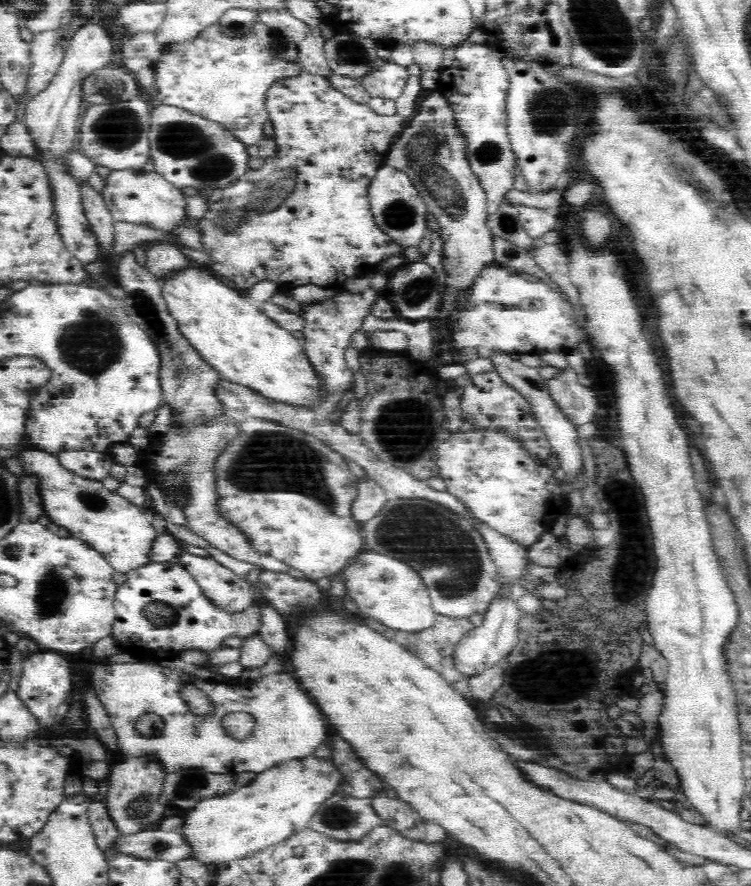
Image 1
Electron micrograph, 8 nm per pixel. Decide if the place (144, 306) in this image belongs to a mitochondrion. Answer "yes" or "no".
yes

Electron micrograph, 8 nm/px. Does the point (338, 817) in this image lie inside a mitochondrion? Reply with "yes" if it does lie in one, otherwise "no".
yes

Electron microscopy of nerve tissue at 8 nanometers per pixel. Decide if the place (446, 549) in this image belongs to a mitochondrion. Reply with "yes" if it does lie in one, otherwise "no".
yes

